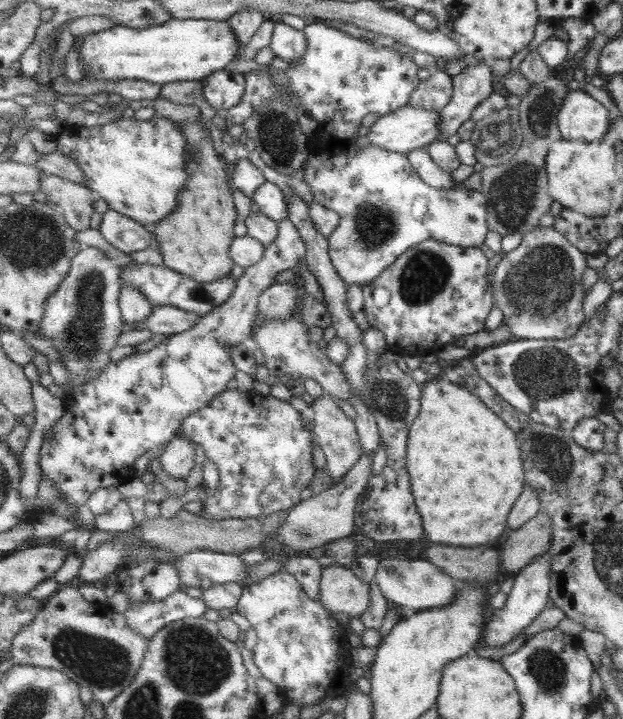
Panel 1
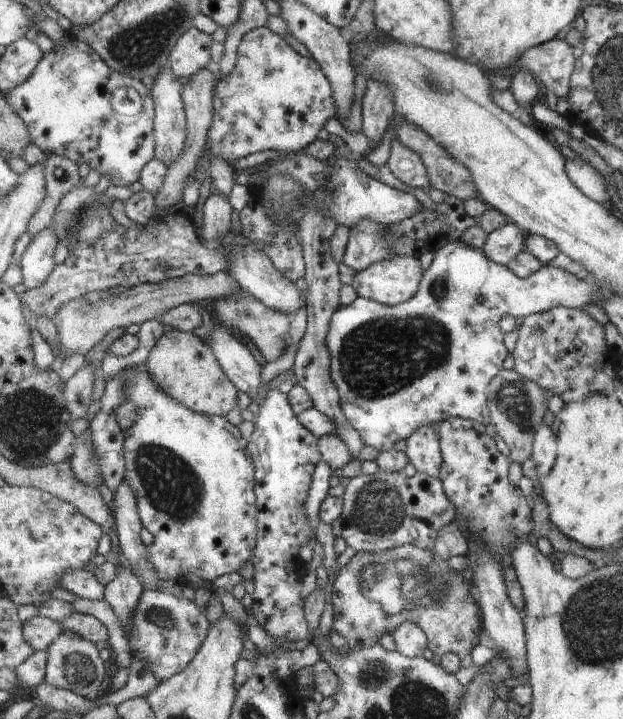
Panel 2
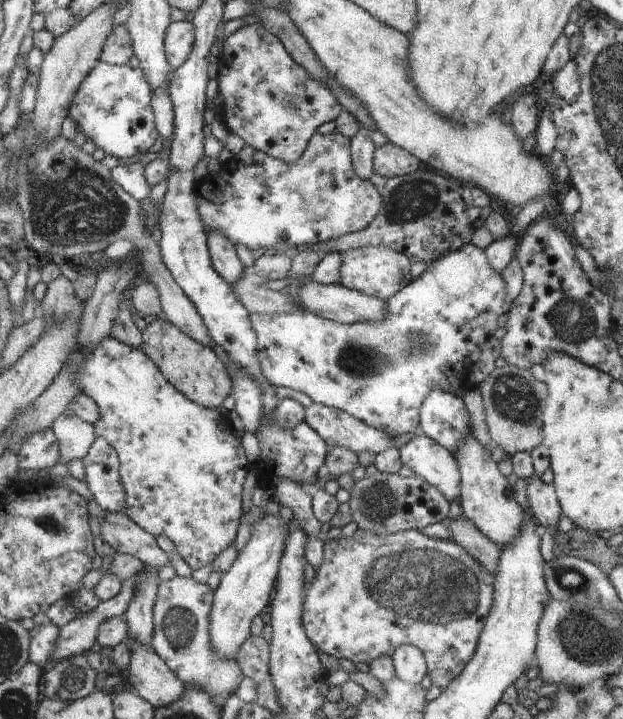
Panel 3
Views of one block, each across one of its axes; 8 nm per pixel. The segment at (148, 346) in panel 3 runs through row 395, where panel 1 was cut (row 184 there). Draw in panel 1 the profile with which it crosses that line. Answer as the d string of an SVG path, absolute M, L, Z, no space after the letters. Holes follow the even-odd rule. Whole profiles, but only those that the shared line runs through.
M202 110L202 113L206 113L206 115L201 121L187 121L187 123L181 124L181 128L185 130L185 138L188 139L189 151L192 152L192 160L189 161L189 182L185 185L185 189L181 189L180 204L177 205L175 213L165 217L163 222L157 223L152 229L156 235L156 246L164 258L164 266L199 282L213 282L229 277L235 264L231 256L231 247L236 238L233 228L235 228L235 222L239 216L237 216L237 208L233 204L233 189L229 186L228 162L215 150L211 132L204 125L207 124L210 113L206 110Z

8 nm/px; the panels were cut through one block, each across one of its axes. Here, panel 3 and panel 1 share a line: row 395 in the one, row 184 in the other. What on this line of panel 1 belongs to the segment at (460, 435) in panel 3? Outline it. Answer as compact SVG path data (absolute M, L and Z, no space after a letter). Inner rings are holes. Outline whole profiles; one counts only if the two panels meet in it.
M426 147L416 148L407 155L413 168L429 185L437 189L451 189L457 186L457 183L451 178L451 173L443 170L433 158L431 158Z

